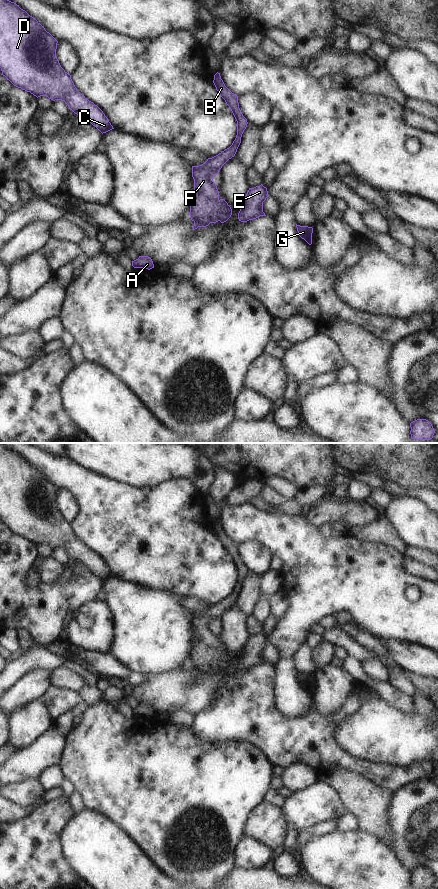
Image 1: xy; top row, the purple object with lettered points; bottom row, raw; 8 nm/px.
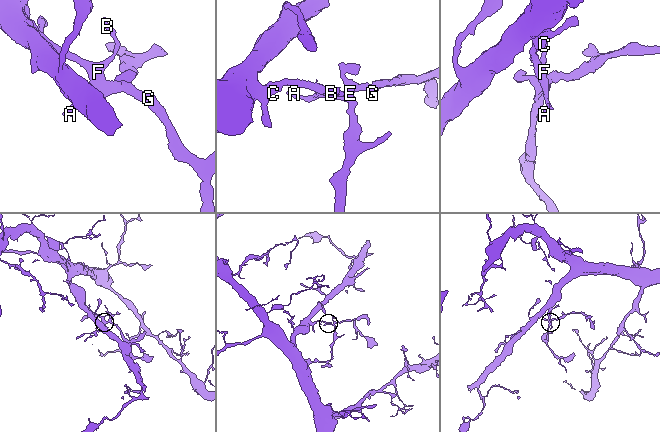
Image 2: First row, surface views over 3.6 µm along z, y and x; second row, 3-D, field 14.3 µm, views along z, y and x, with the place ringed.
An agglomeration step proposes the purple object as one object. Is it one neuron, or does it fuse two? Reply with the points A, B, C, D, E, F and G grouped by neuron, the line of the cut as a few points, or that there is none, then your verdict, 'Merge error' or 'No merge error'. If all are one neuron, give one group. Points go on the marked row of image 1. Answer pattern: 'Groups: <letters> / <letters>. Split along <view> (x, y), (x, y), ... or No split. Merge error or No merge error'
Groups: A B C D E F G. No split. No merge error.

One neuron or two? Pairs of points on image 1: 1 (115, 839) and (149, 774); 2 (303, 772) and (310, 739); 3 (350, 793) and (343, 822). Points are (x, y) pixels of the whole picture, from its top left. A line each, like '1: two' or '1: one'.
1: two
2: two
3: two

